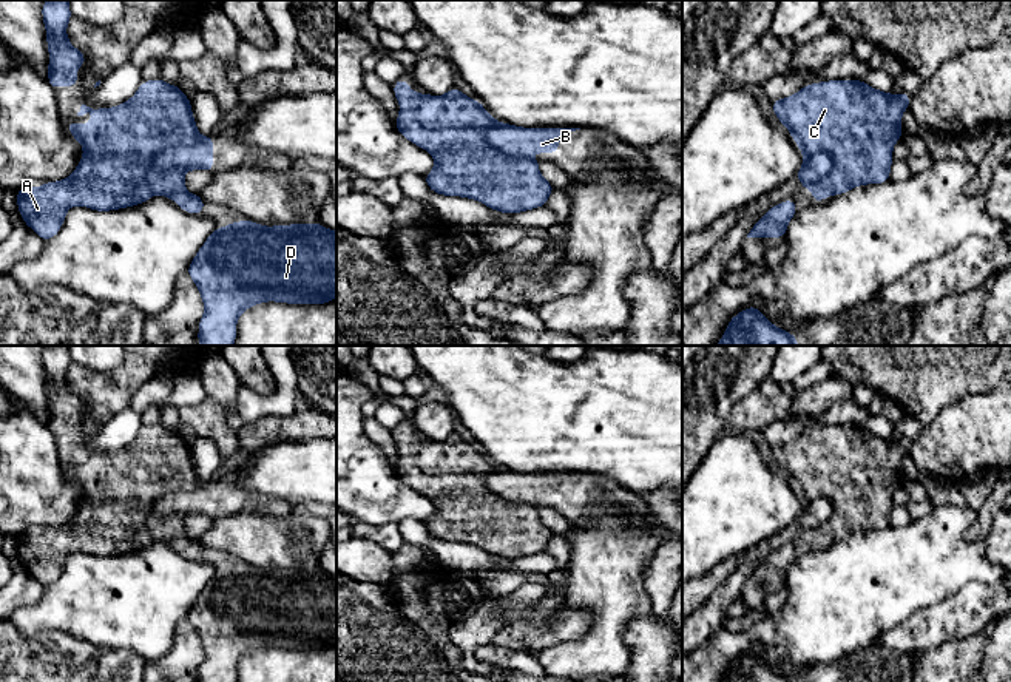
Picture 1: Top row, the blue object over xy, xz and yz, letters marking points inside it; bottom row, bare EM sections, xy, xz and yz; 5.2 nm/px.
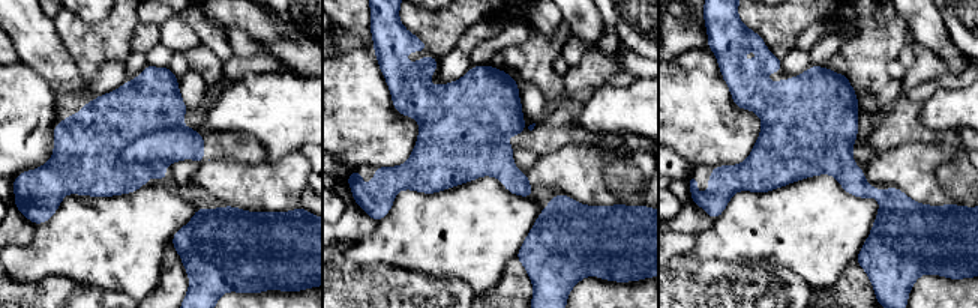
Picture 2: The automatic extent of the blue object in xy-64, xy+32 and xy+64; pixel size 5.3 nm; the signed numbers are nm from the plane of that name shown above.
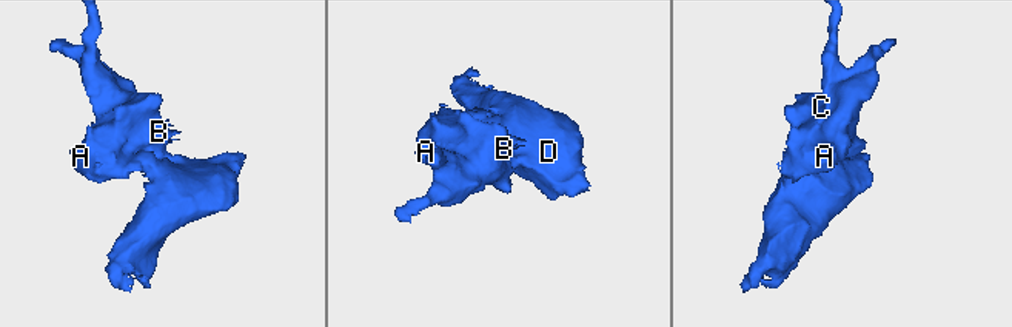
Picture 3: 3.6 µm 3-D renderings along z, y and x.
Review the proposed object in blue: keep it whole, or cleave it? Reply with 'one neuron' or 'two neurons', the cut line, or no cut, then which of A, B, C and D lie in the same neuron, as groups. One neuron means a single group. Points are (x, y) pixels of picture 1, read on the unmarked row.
two neurons | xy (199, 482), (192, 489), (167, 492), (156, 502), (152, 511) | A C D / B

